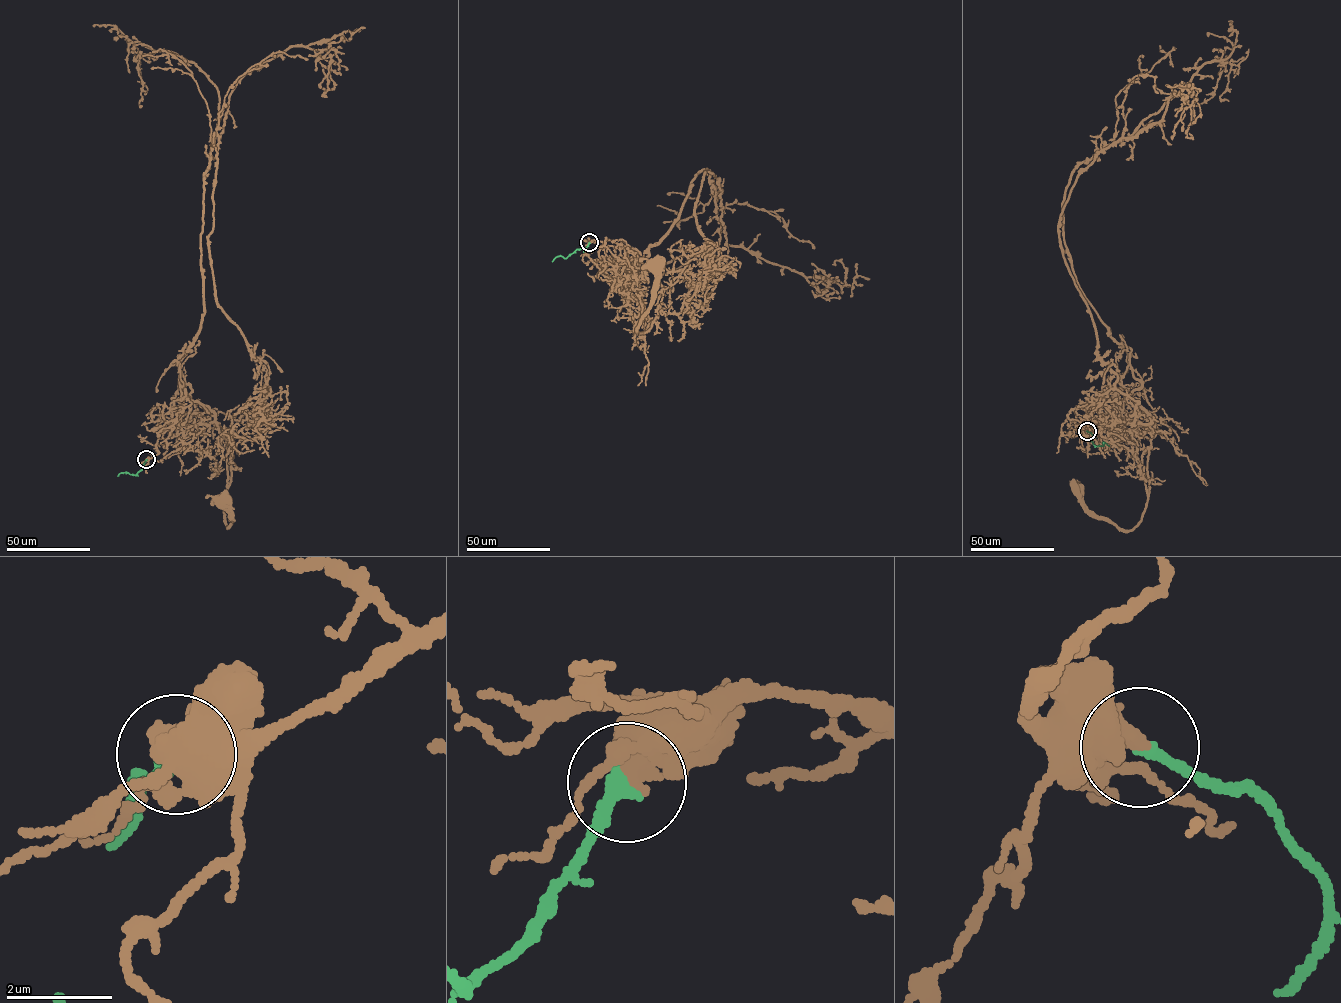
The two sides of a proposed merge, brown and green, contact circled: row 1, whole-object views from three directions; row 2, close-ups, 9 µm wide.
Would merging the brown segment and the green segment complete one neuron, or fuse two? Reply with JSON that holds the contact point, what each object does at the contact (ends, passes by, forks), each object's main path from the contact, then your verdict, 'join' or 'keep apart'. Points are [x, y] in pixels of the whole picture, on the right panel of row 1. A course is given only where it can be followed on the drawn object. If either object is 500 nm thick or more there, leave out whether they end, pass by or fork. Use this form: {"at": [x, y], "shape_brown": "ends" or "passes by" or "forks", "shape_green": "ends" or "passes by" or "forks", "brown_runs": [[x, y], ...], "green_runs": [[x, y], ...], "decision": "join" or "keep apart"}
{"at": [1087, 431], "brown_runs": [[1087, 431], [1111, 411], [1154, 429], [1146, 507], [1132, 530], [1122, 530], [1088, 509], [1078, 488]], "green_runs": [[1087, 431], [1093, 435], [1093, 444], [1103, 445], [1103, 442], [1109, 446]], "decision": "keep apart"}

